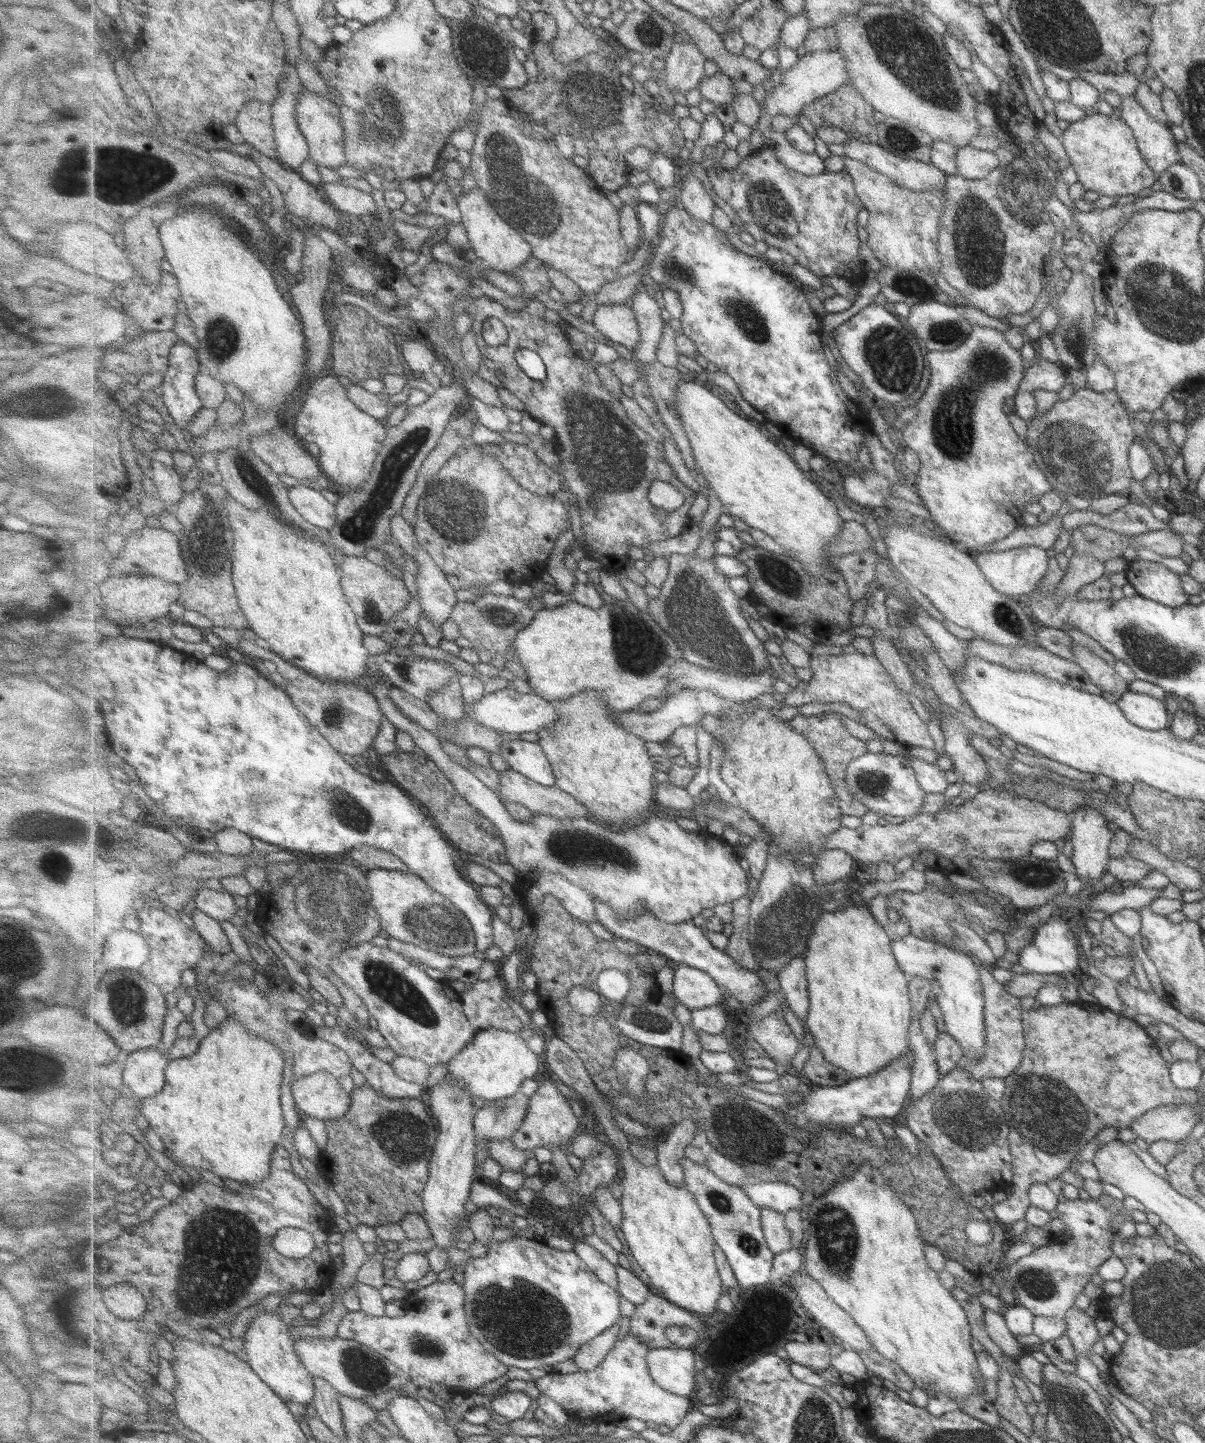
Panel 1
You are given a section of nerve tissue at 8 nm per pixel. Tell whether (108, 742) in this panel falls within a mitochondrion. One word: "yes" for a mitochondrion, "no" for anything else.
no

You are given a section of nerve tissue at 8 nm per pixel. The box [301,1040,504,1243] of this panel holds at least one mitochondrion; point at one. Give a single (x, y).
(413, 1134)

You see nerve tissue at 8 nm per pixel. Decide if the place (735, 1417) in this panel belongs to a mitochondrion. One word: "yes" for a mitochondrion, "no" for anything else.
no

